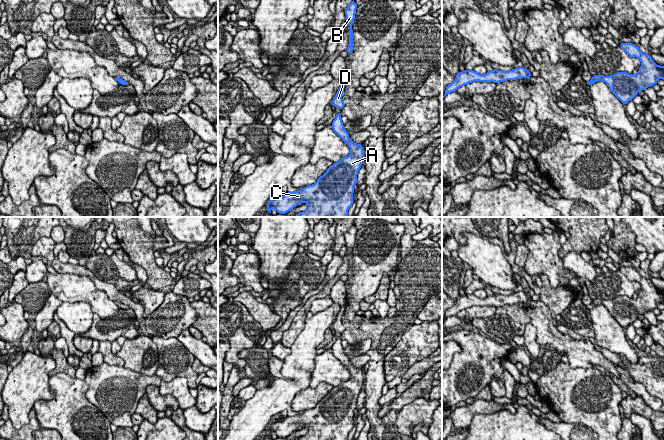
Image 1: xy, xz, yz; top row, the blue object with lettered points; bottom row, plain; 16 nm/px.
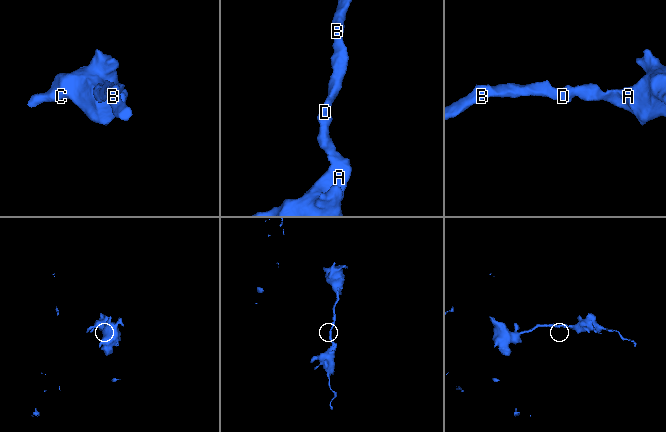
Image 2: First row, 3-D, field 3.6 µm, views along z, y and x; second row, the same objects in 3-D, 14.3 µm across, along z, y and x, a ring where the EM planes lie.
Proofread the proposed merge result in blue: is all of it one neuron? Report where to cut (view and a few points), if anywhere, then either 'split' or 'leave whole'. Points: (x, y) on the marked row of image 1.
no cut; leave whole

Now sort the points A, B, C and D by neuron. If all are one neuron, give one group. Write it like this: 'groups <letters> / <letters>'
groups A B C D

